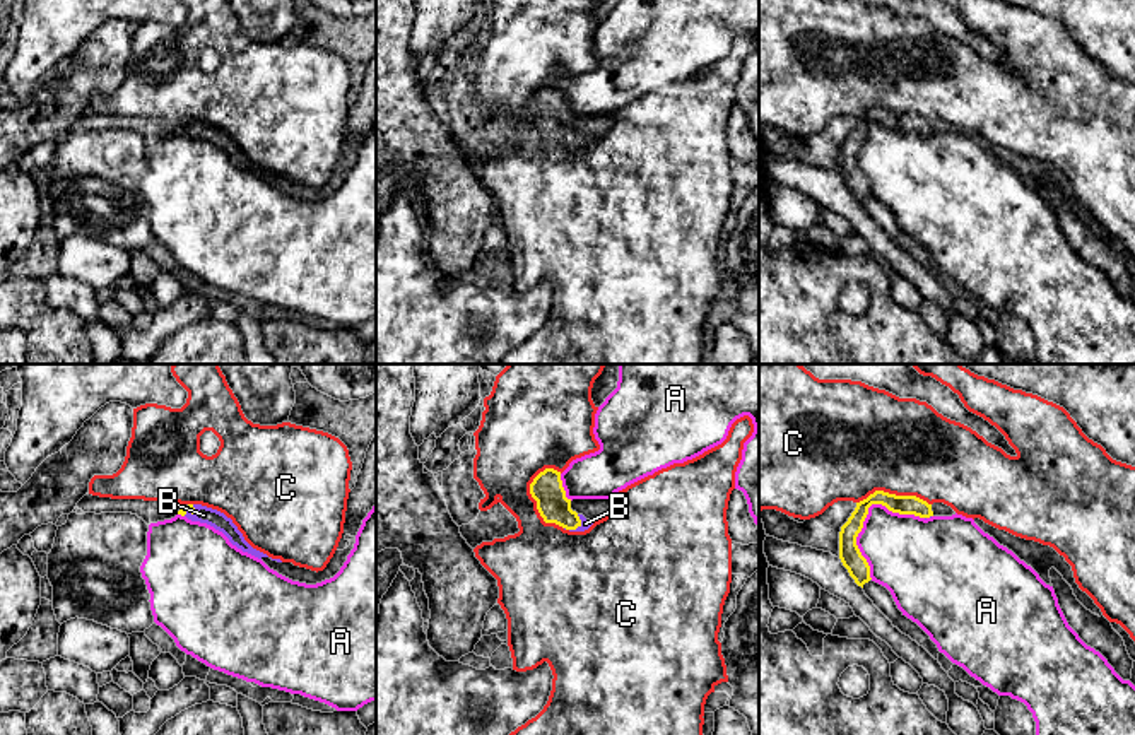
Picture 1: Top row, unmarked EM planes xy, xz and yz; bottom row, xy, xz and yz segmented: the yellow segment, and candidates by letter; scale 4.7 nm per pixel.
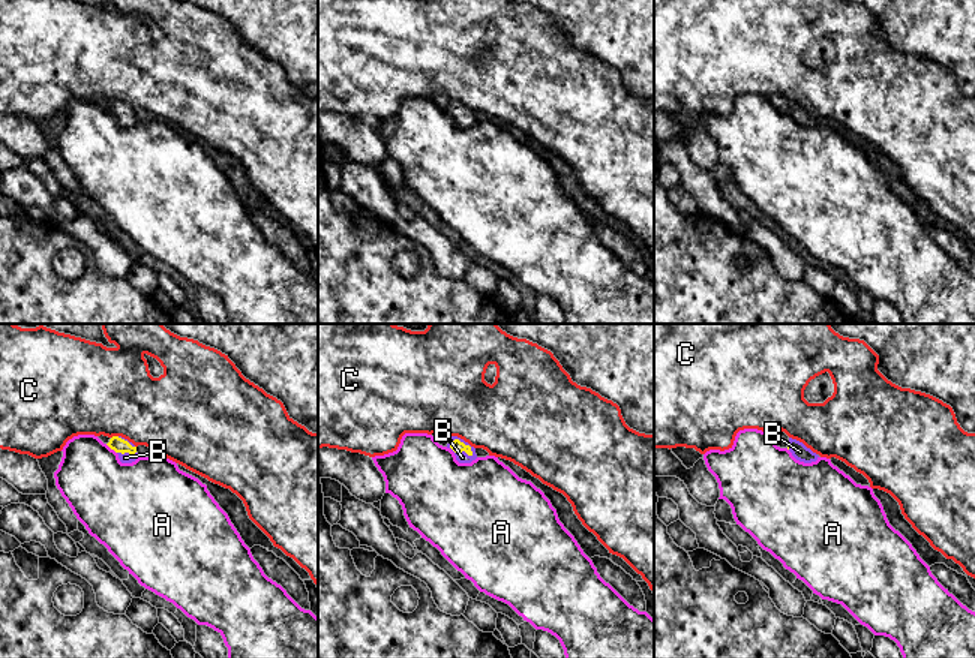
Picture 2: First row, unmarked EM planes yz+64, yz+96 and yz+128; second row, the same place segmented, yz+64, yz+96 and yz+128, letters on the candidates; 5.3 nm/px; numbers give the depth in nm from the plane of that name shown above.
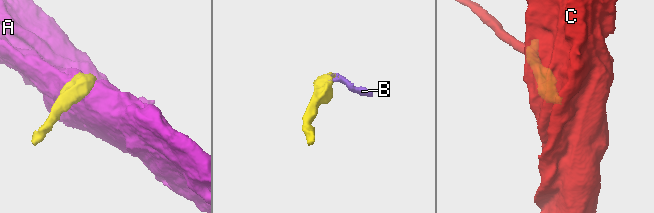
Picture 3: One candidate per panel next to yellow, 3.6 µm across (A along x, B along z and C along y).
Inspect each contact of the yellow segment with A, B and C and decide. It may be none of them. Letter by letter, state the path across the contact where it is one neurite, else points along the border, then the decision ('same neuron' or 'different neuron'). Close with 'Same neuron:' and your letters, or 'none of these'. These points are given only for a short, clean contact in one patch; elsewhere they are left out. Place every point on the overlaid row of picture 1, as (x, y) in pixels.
A: different neuron
B: across xy (190, 506), (192, 513), (204, 515) | same neuron
C: different neuron
Same neuron: B

